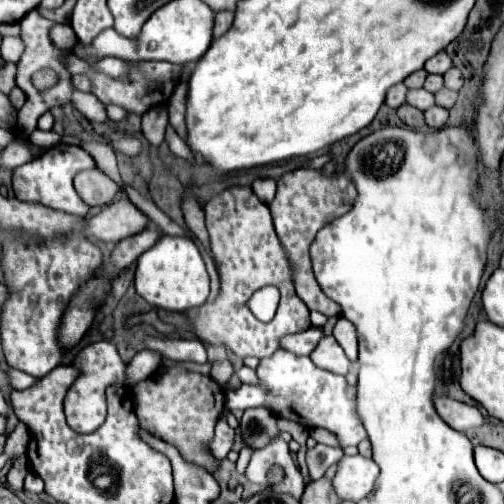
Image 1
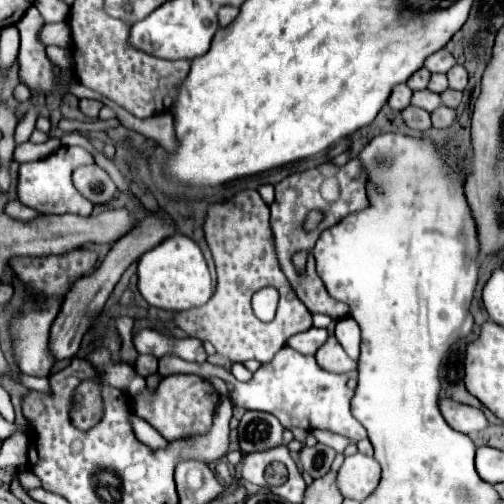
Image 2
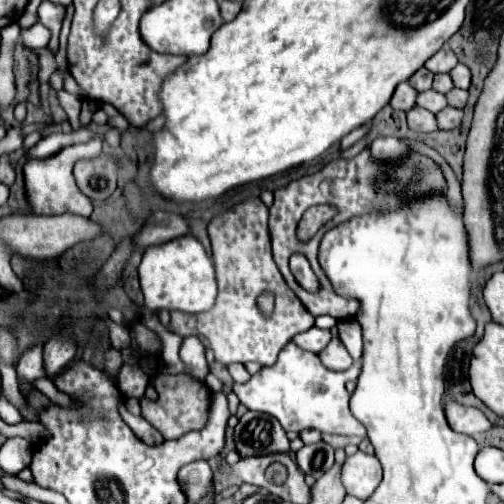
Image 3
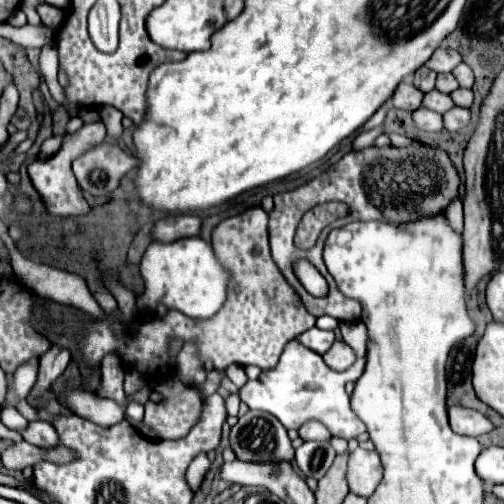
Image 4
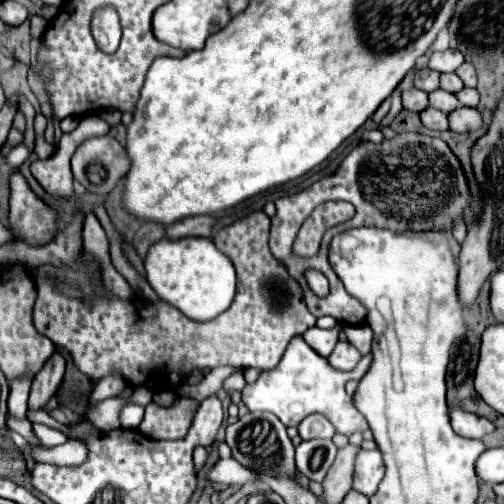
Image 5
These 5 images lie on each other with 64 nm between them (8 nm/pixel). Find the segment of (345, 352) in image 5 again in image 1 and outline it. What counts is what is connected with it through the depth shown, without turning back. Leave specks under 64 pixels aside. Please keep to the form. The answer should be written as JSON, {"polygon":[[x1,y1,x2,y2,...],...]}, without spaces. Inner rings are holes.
{"polygon":[[324,336,320,344,314,348,314,352,310,354,310,360,318,368,334,372,334,374,348,374,350,370,350,360,346,358,344,350,340,348,334,336]]}

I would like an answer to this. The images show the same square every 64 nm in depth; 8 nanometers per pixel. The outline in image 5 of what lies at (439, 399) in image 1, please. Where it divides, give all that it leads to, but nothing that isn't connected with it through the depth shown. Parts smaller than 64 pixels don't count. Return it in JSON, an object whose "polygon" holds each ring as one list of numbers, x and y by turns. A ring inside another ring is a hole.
{"polygon":[[450,410,450,420,452,420,452,428,456,434,464,436,464,438,482,438,490,432,494,432,494,424,482,416,476,416,472,412,466,410]]}

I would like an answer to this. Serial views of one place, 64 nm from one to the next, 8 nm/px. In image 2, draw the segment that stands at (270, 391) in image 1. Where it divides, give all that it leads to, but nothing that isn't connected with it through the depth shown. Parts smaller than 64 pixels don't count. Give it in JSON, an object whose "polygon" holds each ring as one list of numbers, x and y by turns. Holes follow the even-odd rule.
{"polygon":[[284,346,268,364,262,364,254,378,246,384,232,384,234,390,230,392,232,404,246,408,246,410,262,410,274,414,284,428,300,426,306,430,330,430,340,436,358,442,366,438,364,426,352,416,350,400,354,390,346,386,346,374,332,374,322,370,314,356,304,356,288,346]]}

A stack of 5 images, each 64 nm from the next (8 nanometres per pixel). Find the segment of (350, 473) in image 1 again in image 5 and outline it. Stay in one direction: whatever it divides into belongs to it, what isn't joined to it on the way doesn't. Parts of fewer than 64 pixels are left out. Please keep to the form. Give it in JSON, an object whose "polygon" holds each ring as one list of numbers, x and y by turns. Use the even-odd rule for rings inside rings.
{"polygon":[[360,450,354,464,352,488,364,496,372,496,384,476,384,462,378,450]]}

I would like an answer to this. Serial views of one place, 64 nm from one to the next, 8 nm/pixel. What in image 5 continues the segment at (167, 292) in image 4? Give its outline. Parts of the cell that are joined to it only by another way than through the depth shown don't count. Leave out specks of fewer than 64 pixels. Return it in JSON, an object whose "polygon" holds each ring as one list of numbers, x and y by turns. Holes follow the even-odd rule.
{"polygon":[[210,238,158,240,144,258,146,280,160,300,178,308,184,316,206,322,224,312,236,294,236,272,232,262,214,246]]}

